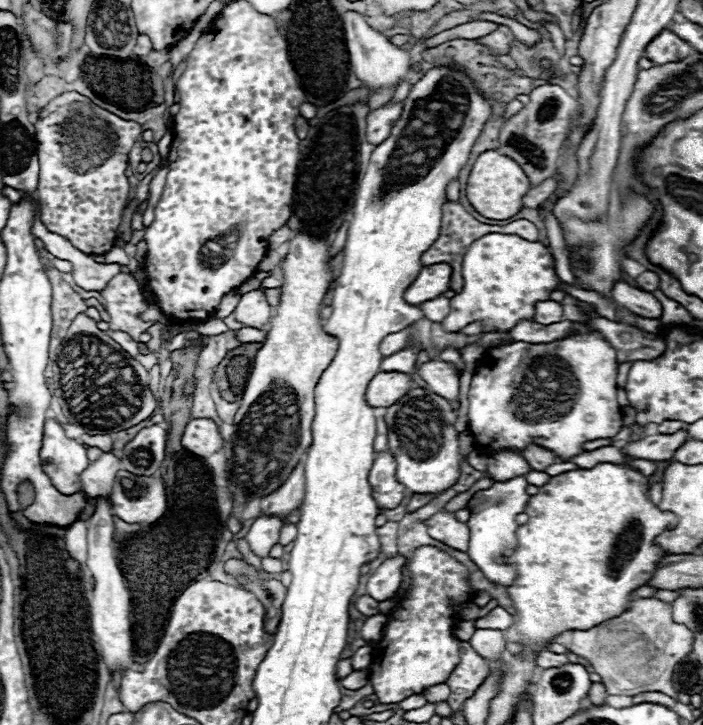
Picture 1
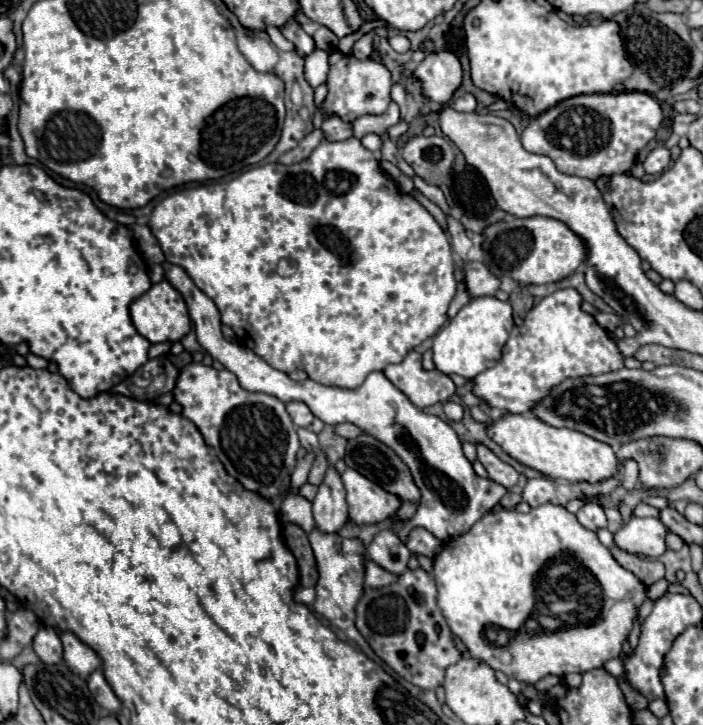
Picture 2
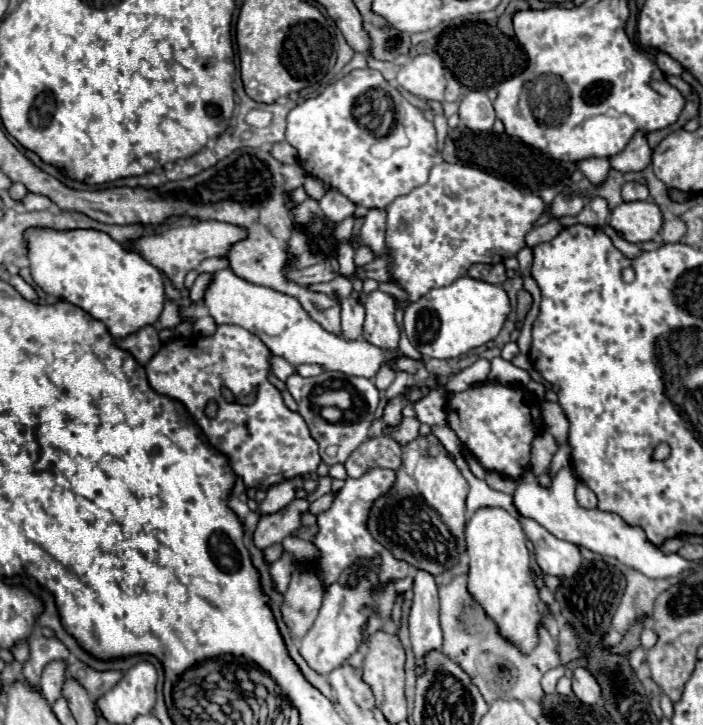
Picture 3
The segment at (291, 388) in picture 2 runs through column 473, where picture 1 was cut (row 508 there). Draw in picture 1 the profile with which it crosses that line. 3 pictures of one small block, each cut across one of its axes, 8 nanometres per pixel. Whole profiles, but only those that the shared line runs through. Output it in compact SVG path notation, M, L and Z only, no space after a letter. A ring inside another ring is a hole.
M524 476L512 478L508 482L494 482L490 488L478 490L468 502L468 508L470 508L468 556L484 572L484 576L488 580L502 584L502 586L510 586L516 580L516 566L498 564L496 560L502 556L508 556L510 552L514 552L518 548L516 516L522 514L524 508L528 506L530 496L526 494L526 486L528 486L528 482Z

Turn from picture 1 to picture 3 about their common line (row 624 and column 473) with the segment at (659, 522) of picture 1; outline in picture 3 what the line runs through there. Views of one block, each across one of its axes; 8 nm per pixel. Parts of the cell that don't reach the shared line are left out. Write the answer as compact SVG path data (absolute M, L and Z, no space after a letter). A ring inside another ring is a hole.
M478 508L474 516L466 524L466 544L468 544L468 556L470 556L470 578L468 578L468 590L472 596L482 604L482 608L500 624L500 634L508 640L512 640L522 652L530 652L536 646L536 628L540 624L540 618L546 610L546 606L540 602L538 588L534 586L534 580L530 576L528 564L530 564L530 552L526 548L526 536L522 532L522 526L518 518L504 508Z

